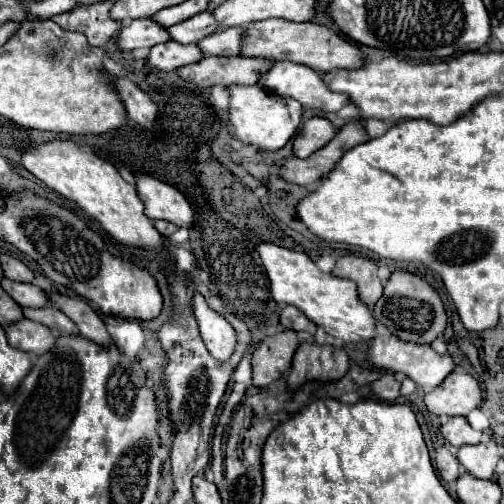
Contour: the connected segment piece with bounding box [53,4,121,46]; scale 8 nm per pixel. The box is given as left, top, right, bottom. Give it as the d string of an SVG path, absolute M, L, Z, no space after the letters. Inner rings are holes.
M91 4L75 8L67 14L59 14L53 20L63 30L85 34L91 46L105 46L115 36L115 32L121 30L121 22L109 18L109 8L111 4Z

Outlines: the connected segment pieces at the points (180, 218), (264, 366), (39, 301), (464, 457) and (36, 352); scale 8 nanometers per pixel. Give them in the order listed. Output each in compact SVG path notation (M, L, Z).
M137 176L137 194L145 204L145 214L151 220L169 220L175 226L191 228L195 210L187 198L167 182L153 176Z
M283 330L275 336L263 340L261 346L253 352L253 384L265 388L271 382L279 380L291 368L293 356L299 348L299 336L295 330Z
M1 280L3 290L15 298L15 302L19 302L23 308L45 308L51 304L49 296L45 290L41 290L39 286L33 284L21 284L21 282L13 282L13 280Z
M487 438L475 446L461 446L457 452L457 460L475 478L491 478L497 462L499 462L497 444L495 444L495 440Z
M23 320L5 326L7 340L13 348L19 348L23 352L29 352L33 356L41 356L45 352L51 352L57 336L43 324L35 324L33 320Z

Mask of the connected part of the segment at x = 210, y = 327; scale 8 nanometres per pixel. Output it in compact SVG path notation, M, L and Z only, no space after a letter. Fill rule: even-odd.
M191 292L191 304L193 304L195 320L199 324L201 338L205 342L209 354L219 362L229 360L237 346L237 334L235 334L233 326L227 322L227 318L223 314L209 308L203 294Z

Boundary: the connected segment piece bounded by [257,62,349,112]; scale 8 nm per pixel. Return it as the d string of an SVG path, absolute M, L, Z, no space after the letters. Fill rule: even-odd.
M273 62L271 68L261 74L257 84L273 94L293 98L305 108L319 108L325 112L337 112L349 102L347 96L331 92L323 84L319 72L295 62Z

